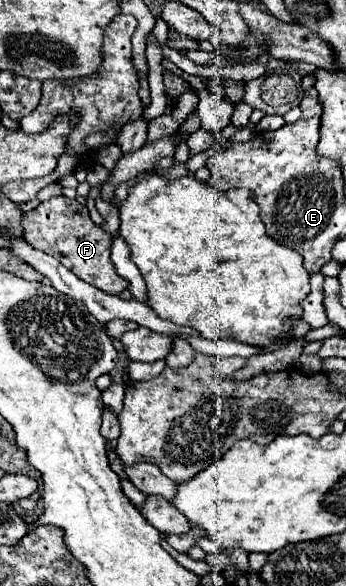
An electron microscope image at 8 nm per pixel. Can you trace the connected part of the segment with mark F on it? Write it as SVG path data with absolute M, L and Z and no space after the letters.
M56 196L48 202L42 202L34 210L24 214L24 238L36 248L50 256L54 256L60 264L64 264L68 270L72 270L78 278L84 282L108 292L108 294L120 294L128 288L128 280L118 276L112 260L110 260L110 244L112 234L96 226L90 216L88 208L80 204L78 200L70 200L66 196Z

